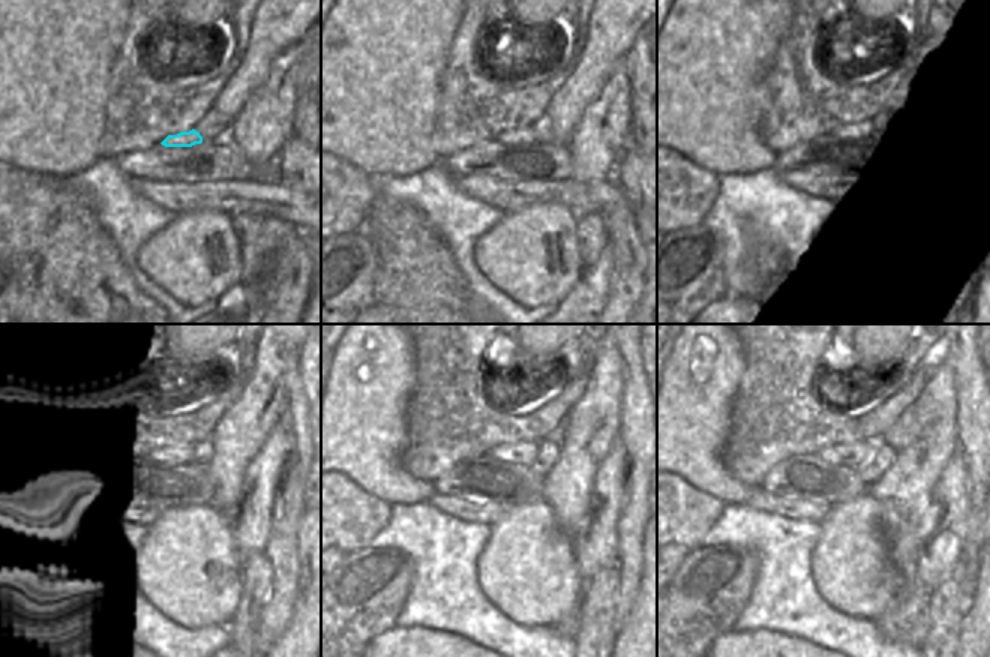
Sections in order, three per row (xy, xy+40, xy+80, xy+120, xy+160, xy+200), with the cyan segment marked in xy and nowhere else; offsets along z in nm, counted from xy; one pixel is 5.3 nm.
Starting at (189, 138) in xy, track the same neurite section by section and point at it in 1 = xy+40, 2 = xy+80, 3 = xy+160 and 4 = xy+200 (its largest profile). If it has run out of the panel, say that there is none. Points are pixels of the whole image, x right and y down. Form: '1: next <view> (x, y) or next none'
1: next xy+40 (525, 135)
2: next xy+80 (857, 129)
3: next xy+160 (521, 453)
4: next xy+200 (848, 455)

